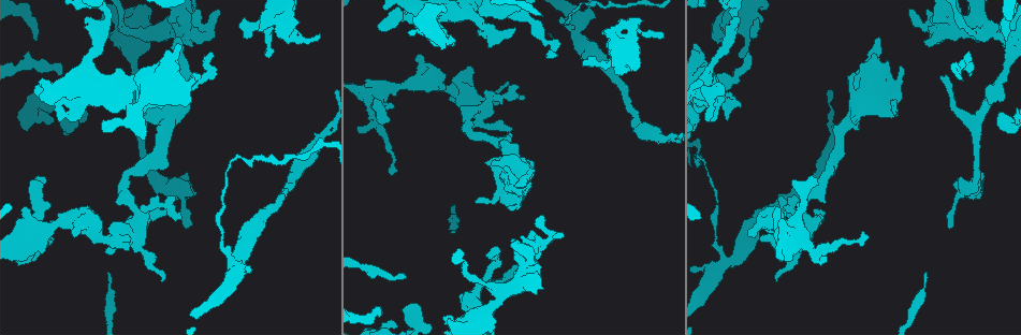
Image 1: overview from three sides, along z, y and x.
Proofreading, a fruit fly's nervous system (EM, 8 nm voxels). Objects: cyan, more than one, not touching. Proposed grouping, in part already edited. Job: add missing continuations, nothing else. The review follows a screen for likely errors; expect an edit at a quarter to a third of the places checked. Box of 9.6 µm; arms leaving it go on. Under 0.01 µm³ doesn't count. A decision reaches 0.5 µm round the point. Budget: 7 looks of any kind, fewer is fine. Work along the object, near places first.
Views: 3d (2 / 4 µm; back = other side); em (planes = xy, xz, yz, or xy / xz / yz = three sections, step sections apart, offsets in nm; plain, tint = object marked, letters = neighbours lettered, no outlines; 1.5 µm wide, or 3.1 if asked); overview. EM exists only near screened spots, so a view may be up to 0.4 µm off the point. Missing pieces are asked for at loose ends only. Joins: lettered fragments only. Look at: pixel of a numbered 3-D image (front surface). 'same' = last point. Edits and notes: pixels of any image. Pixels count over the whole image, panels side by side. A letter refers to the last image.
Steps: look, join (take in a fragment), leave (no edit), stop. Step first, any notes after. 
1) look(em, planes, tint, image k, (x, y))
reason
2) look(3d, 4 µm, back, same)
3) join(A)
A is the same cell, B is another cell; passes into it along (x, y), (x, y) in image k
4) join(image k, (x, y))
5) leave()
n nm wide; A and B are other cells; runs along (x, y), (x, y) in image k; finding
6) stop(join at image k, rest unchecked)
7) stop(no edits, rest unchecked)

look(em, planes, letters, image 1, (981, 173))
branch stops here

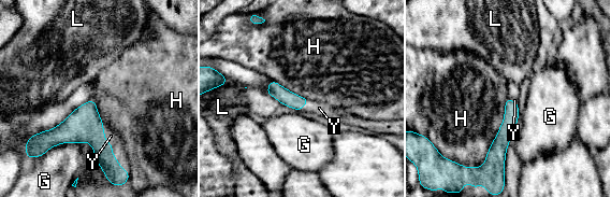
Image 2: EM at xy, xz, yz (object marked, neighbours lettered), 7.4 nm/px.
join(Y)
Y is the same cell, G, H and L are other cells; passes into it along (86, 125), (112, 145), (111, 136) in image 2; the neuron continues

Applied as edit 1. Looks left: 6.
look(em, yz, step 8, letters, image 1, (379, 313))
an open end

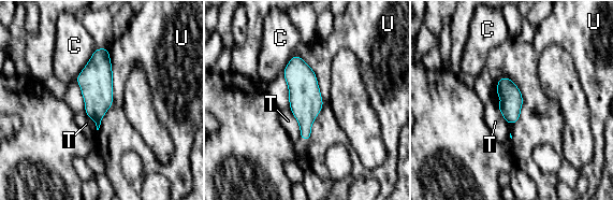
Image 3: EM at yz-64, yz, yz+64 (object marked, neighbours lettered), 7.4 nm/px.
leave()
C, T and U are other cells; border along (294, 55), (322, 100), (308, 141) in image 3; no lettered fragment goes on from it

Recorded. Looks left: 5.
look(em, planes, plain, image 1, (721, 98))
stops while still wide

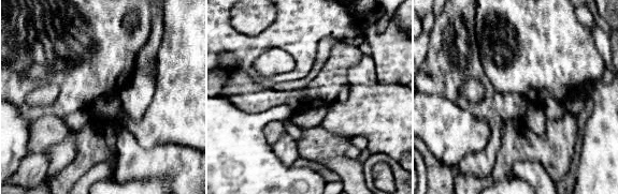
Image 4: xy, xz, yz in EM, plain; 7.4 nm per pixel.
look(em, planes, letters, same)

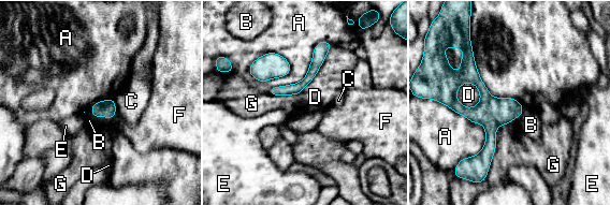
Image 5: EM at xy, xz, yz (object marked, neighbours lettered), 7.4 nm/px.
leave()
A, B, C, D, E, F and G are other cells; runs along (324, 48), (298, 88), (272, 91) in image 5; none of them fits

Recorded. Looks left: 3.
stop(join at image 2, rest unchecked)

